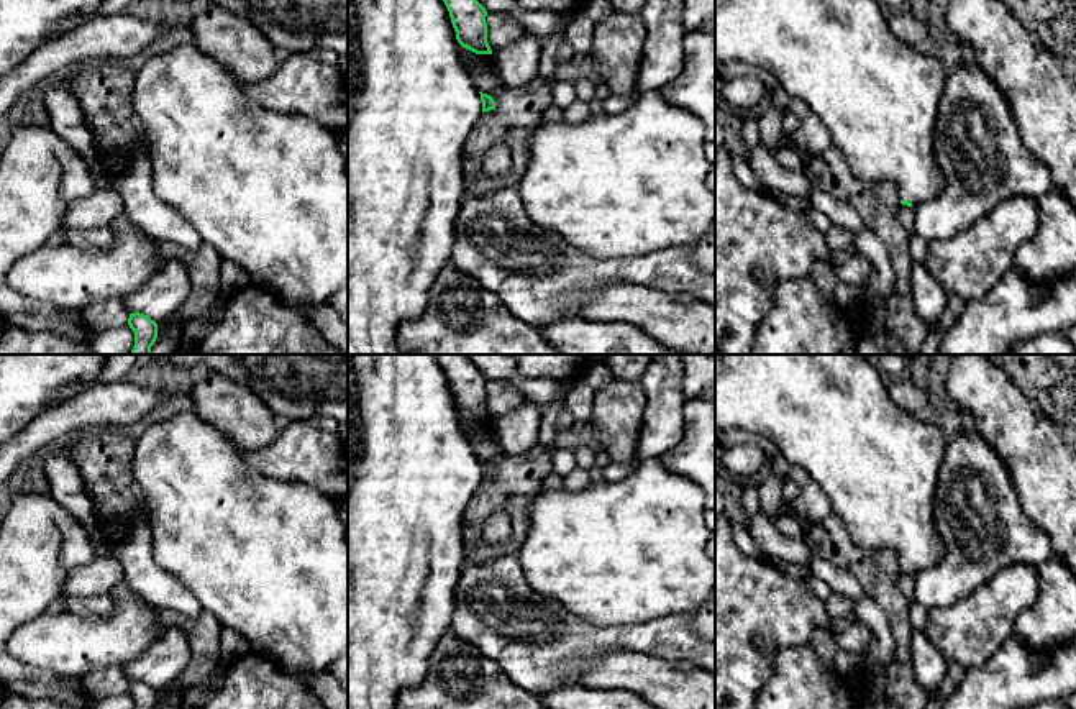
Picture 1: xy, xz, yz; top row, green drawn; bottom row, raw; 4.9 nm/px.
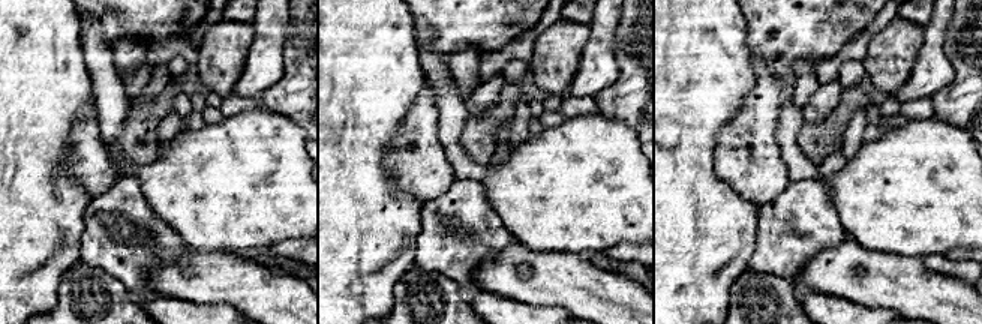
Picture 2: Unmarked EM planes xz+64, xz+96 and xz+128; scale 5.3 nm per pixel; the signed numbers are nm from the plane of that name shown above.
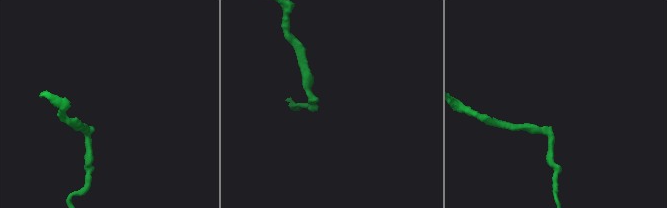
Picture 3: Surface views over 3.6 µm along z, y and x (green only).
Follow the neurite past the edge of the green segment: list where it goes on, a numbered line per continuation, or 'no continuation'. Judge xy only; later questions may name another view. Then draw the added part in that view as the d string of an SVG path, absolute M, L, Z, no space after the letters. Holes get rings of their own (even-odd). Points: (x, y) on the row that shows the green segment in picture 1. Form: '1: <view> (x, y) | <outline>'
no continuation

